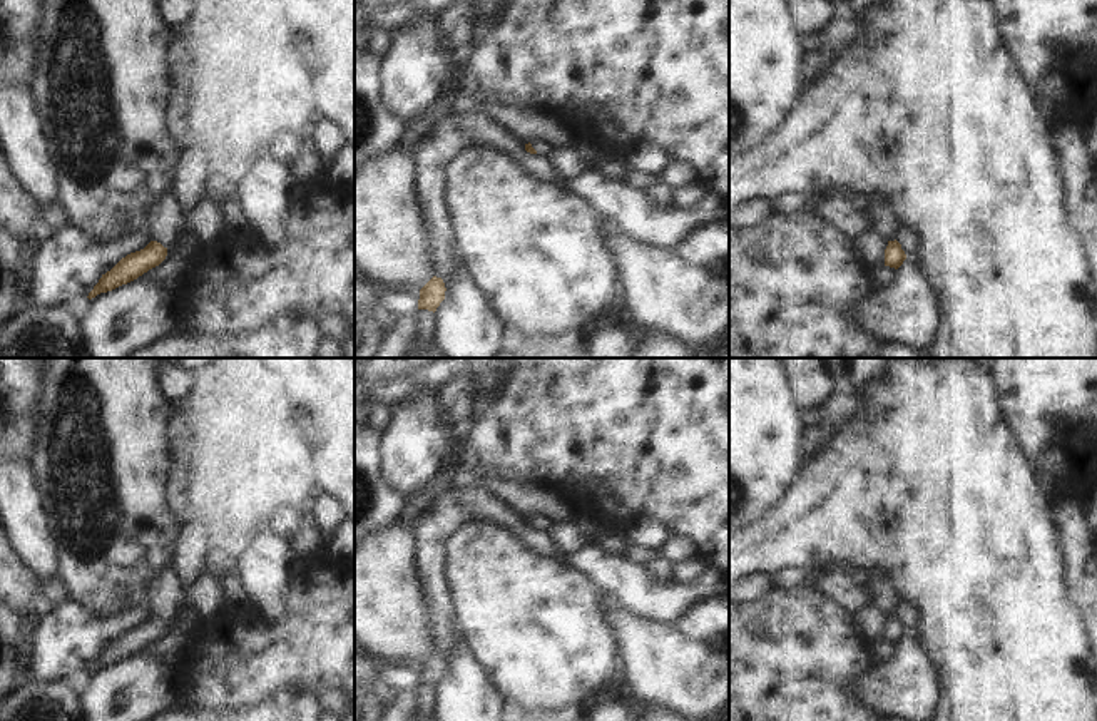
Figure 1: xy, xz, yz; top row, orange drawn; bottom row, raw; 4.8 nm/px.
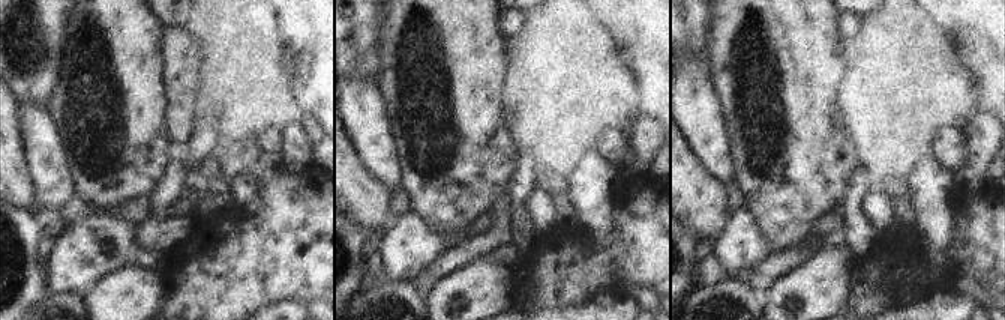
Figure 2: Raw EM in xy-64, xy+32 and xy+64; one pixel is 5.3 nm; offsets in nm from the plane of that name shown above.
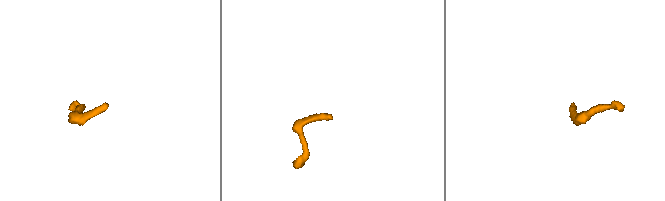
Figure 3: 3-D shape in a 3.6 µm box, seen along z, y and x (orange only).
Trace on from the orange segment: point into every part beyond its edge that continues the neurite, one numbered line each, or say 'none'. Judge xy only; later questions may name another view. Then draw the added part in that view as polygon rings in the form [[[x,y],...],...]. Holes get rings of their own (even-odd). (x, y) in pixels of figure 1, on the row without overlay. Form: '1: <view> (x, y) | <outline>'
1: xy (164, 596) | [[[171,560],[145,591],[151,616],[157,616],[164,622],[172,622],[184,597],[184,587],[179,582]]]

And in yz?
1: yz (885, 593) | [[[875,572],[871,574],[873,574],[871,594],[875,596],[878,607],[886,616],[895,616],[896,607],[901,602],[896,587],[893,585],[888,575]]]

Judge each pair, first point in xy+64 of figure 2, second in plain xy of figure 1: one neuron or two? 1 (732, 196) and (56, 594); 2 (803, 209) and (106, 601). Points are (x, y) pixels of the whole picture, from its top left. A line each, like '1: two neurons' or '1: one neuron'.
1: one neuron
2: one neuron

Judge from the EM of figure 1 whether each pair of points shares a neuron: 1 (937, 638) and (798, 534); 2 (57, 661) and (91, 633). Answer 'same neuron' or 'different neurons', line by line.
1: same neuron
2: same neuron

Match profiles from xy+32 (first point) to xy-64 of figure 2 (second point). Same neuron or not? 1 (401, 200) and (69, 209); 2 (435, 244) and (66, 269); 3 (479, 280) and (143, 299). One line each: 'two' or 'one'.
1: one
2: one
3: one

